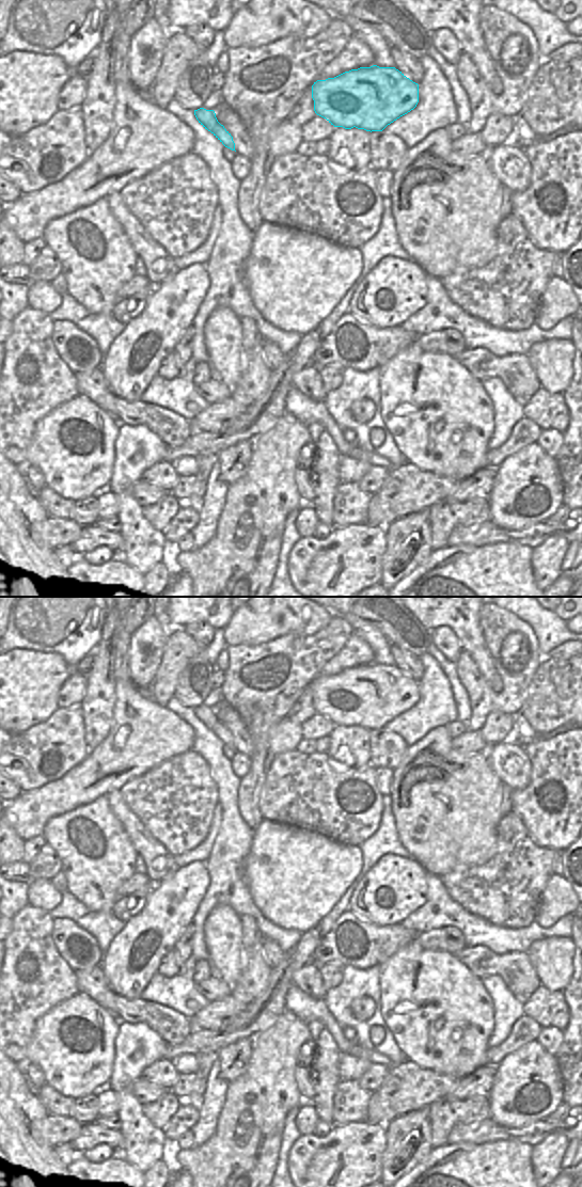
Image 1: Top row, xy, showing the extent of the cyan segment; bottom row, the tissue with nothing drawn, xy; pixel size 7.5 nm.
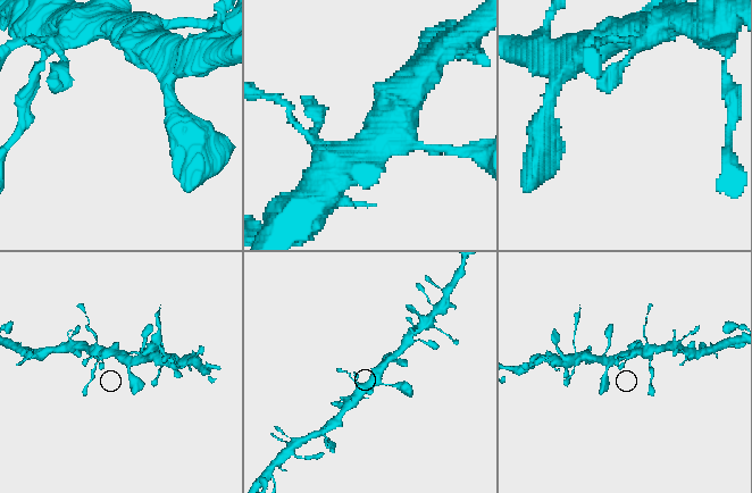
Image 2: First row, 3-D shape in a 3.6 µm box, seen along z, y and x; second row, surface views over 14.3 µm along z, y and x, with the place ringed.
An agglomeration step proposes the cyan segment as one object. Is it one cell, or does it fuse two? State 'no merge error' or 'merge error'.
no merge error

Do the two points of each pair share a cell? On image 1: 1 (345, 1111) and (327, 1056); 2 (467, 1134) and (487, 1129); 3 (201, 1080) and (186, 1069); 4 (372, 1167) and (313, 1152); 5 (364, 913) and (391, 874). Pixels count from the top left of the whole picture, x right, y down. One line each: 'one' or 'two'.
1: two
2: one
3: two
4: one
5: one

